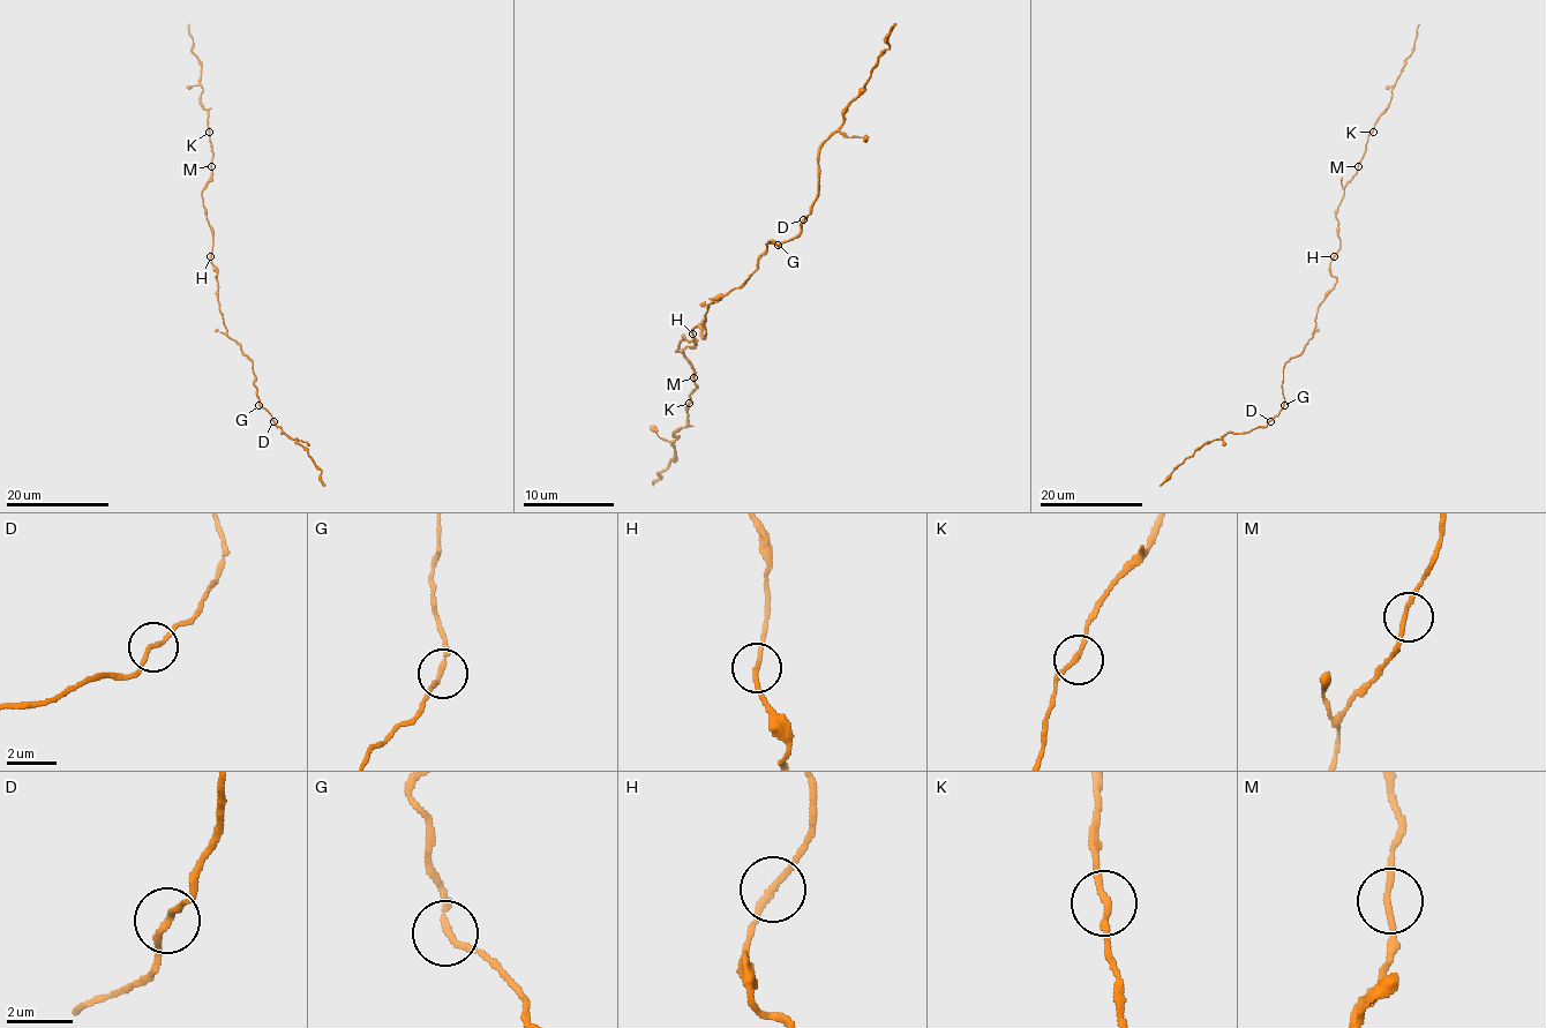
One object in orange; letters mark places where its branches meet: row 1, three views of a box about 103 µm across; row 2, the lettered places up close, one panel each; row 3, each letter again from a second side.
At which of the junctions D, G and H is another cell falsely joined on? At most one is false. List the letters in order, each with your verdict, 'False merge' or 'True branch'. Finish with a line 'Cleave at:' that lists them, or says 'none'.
D: True branch
G: True branch
H: True branch
Cleave at: none

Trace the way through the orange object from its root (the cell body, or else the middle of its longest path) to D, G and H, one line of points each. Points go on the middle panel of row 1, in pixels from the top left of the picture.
D: (705, 324), (707, 307), (756, 270), (767, 242), (792, 240), (803, 219)
G: (705, 324), (707, 307), (737, 289), (756, 270), (767, 242), (772, 242), (770, 240), (778, 245)
H: (705, 324), (703, 338), (703, 327), (696, 327), (691, 334)

